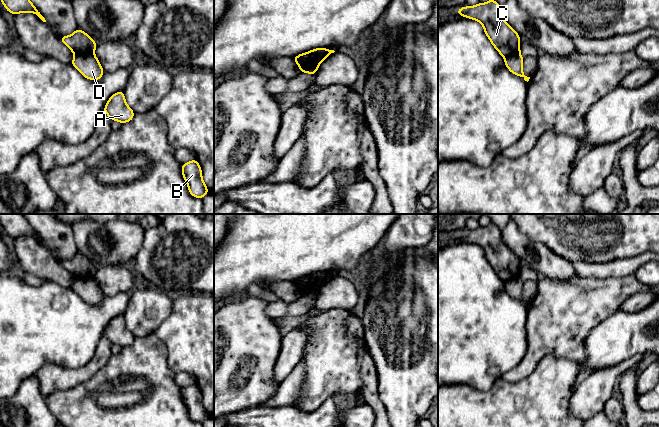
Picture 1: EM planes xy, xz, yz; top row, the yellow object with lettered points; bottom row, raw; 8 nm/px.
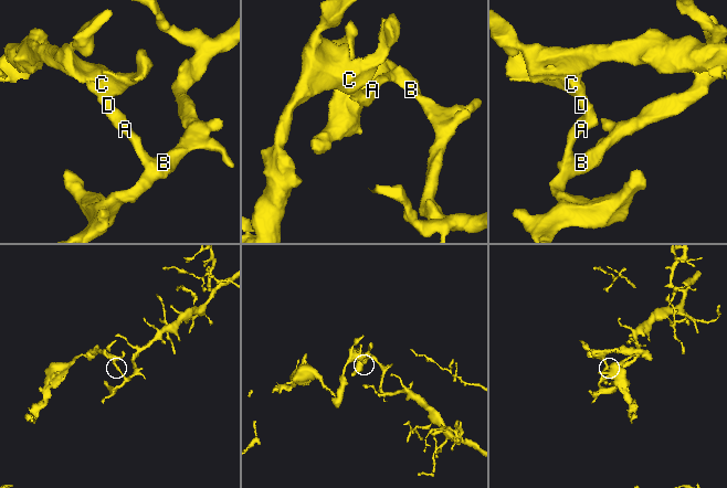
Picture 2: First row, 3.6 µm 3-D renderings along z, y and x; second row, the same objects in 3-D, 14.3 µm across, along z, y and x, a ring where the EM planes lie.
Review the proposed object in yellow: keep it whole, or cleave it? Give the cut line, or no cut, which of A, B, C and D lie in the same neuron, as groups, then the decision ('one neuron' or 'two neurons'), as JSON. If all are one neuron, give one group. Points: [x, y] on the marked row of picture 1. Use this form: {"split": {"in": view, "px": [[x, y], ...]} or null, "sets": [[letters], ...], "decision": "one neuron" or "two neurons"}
{"split": {"in": "xz", "px": [[318, 64], [301, 64], [299, 66]]}, "sets": [["A", "B", "D"], ["C"]], "decision": "two neurons"}

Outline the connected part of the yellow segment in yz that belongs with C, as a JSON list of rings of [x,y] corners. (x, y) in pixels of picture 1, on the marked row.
[[[495,0],[464,6],[457,10],[457,15],[479,21],[492,45],[504,59],[520,53],[519,34],[502,18],[501,6]]]

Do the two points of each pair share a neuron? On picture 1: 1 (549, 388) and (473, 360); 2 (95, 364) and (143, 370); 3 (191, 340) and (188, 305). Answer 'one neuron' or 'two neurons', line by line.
1: two neurons
2: two neurons
3: one neuron

